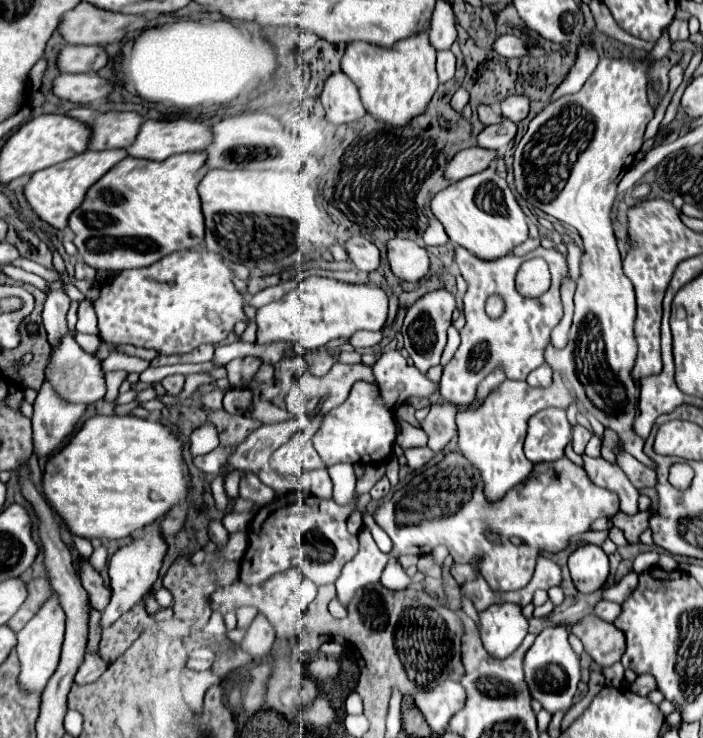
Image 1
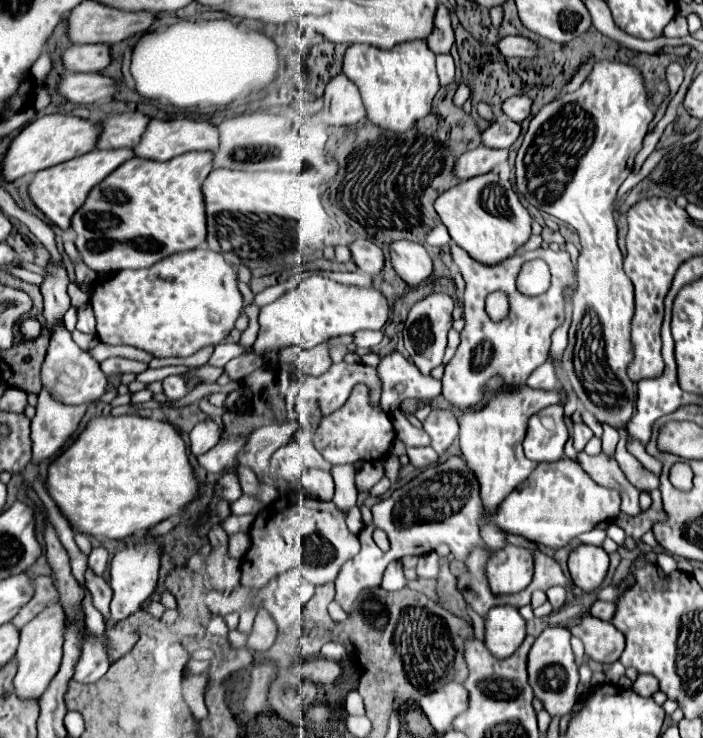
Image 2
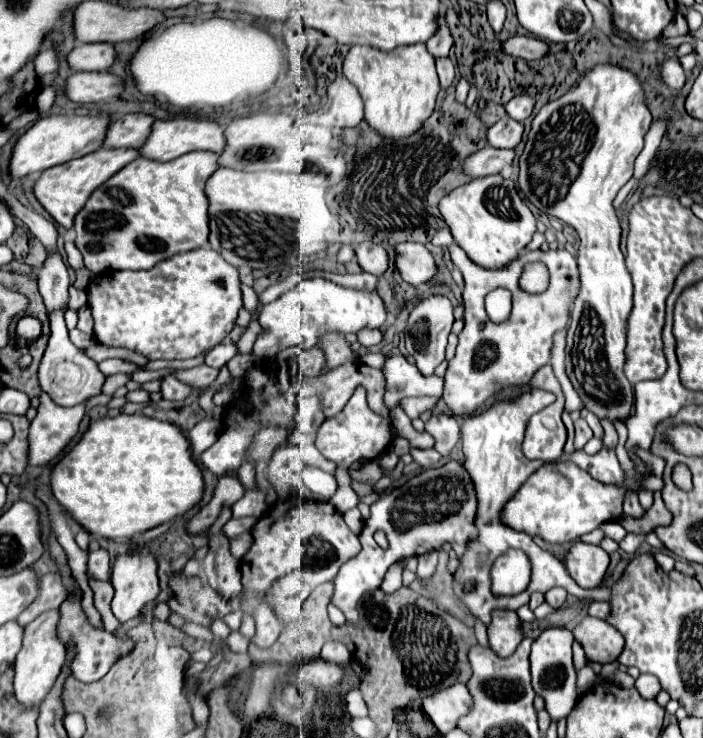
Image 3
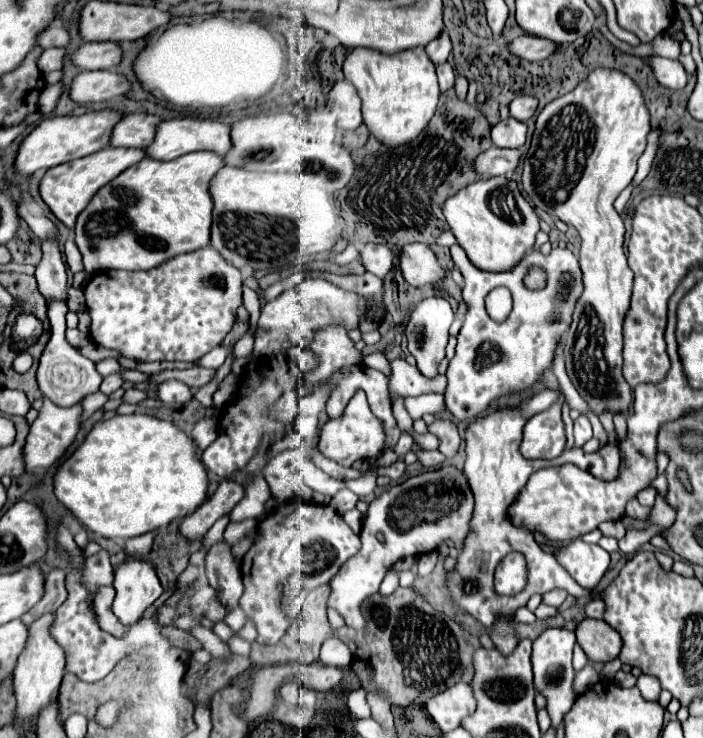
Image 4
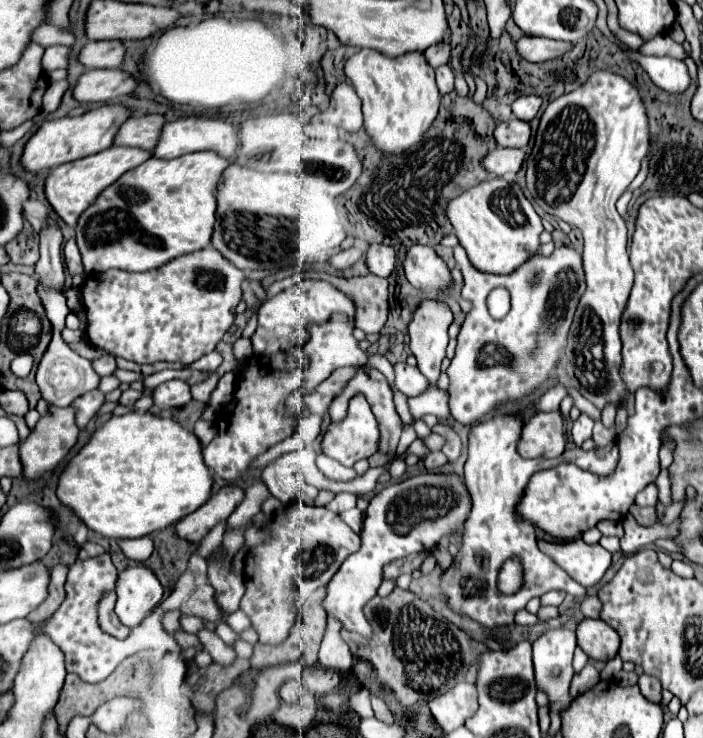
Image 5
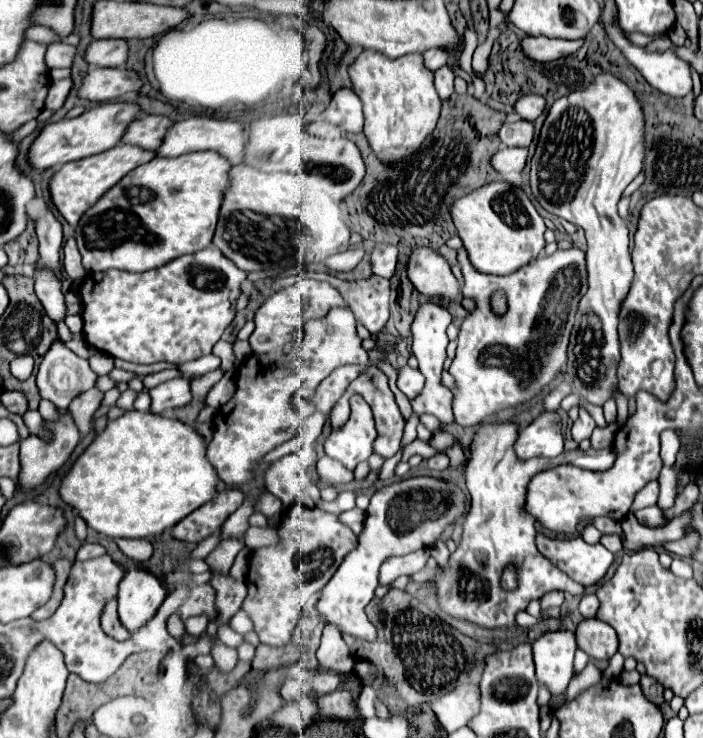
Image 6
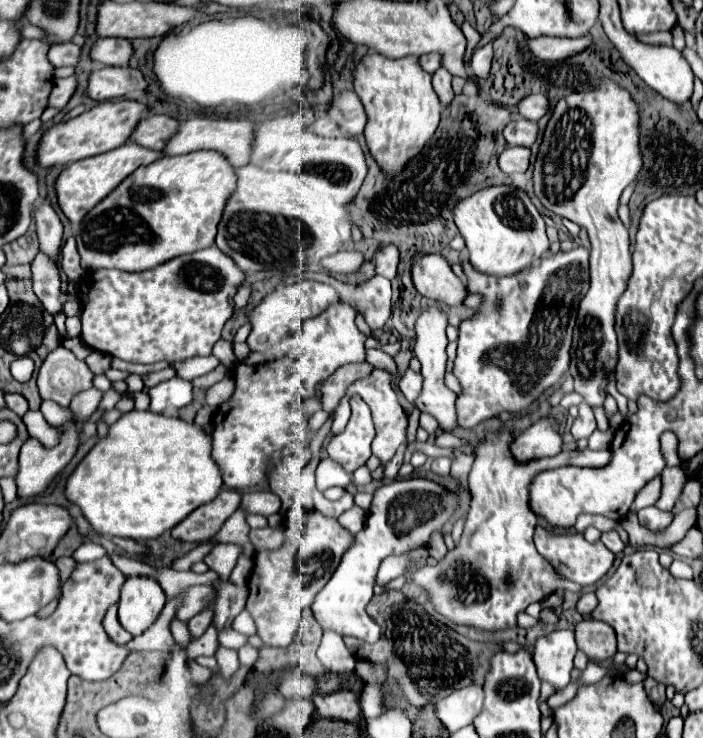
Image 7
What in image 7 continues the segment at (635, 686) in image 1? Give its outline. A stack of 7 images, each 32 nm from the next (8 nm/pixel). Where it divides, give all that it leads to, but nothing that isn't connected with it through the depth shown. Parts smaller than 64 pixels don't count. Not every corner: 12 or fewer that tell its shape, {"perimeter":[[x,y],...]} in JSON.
{"perimeter":[[646,678],[644,686],[656,706],[666,702],[666,686]]}

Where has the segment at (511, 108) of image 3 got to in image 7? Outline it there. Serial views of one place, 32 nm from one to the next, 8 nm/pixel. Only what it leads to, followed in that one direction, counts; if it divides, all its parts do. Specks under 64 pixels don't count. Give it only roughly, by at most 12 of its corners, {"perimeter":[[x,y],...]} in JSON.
{"perimeter":[[544,94],[520,100],[518,112],[526,120],[538,122],[550,110]]}

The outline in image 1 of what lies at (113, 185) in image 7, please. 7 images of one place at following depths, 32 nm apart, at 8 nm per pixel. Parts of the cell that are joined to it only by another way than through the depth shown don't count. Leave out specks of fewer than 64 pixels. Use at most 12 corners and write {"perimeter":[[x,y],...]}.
{"perimeter":[[88,150],[32,174],[40,220],[64,230],[88,188],[128,152]]}

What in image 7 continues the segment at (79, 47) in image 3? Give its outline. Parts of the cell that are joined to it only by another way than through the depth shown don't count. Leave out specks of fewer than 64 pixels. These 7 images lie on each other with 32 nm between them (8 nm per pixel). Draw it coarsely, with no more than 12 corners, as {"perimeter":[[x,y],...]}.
{"perimeter":[[102,38],[90,56],[106,66],[128,66],[134,46],[126,38]]}

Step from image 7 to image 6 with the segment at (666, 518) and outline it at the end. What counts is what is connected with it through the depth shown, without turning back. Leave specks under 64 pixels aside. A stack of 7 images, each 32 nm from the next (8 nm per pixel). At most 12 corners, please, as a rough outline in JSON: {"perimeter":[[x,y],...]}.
{"perimeter":[[658,506],[634,512],[638,522],[648,528],[668,524],[666,514]]}

